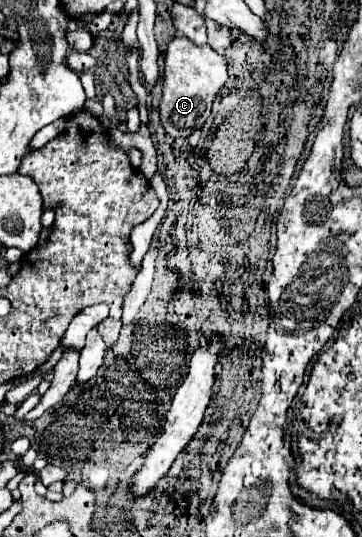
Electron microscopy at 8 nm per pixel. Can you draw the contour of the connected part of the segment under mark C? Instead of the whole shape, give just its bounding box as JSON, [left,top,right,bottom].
[161,37,227,137]

